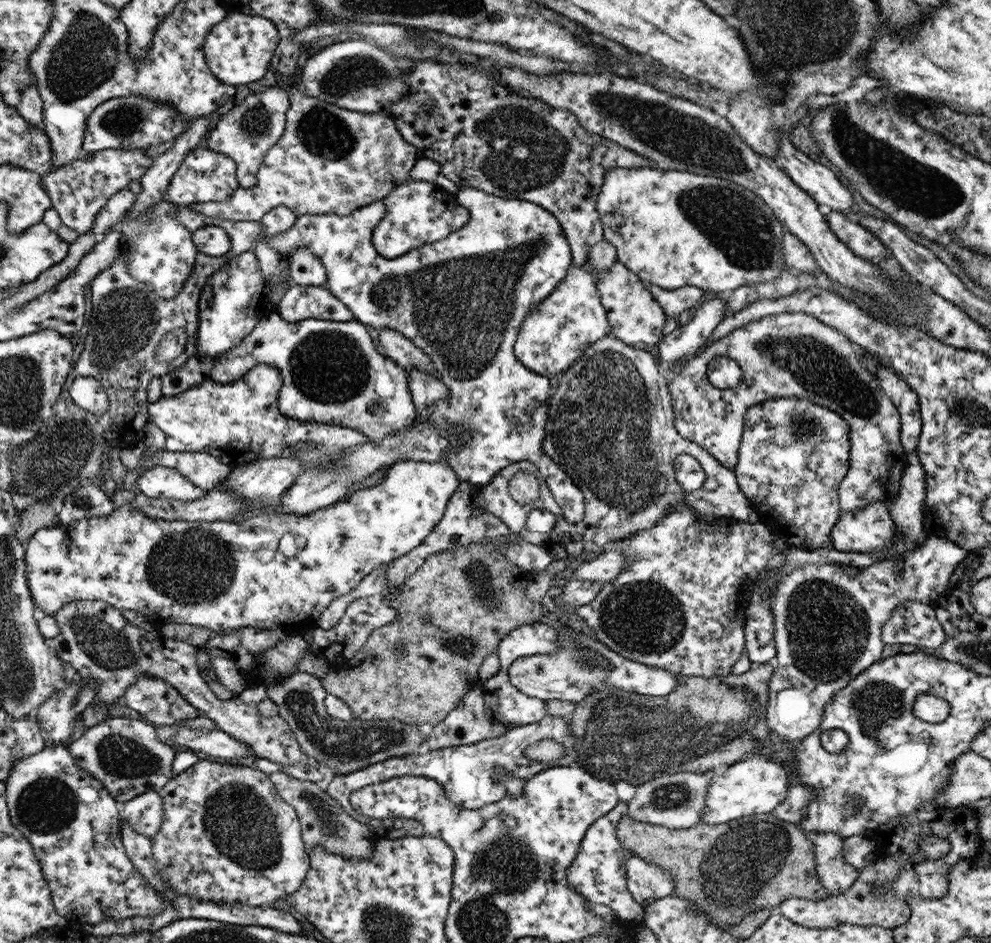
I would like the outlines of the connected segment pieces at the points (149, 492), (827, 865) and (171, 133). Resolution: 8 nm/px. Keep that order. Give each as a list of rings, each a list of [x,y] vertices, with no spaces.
[[[148,465],[140,472],[138,488],[141,494],[164,503],[178,500],[190,503],[208,494],[208,489],[196,486],[176,469],[158,465]]]
[[[818,832],[810,836],[815,846],[817,874],[824,889],[830,896],[840,895],[853,886],[858,879],[860,870],[847,864],[843,856],[843,840],[834,832]]]
[[[144,95],[113,98],[98,105],[88,117],[82,152],[88,154],[106,149],[148,149],[152,145],[172,142],[186,128],[186,119],[180,117],[179,111],[172,103],[160,103]]]

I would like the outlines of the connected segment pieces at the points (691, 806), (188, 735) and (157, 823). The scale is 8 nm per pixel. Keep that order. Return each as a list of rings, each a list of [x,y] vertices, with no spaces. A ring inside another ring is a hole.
[[[679,772],[659,776],[637,787],[634,797],[628,801],[627,815],[636,821],[659,824],[672,830],[692,828],[701,822],[708,785],[708,773]]]
[[[178,728],[174,741],[187,746],[193,752],[203,752],[213,757],[240,760],[240,758],[257,758],[250,745],[220,730],[214,732],[196,732],[190,728]]]
[[[147,792],[121,804],[120,814],[140,834],[148,838],[158,833],[165,816],[163,797],[156,792]]]

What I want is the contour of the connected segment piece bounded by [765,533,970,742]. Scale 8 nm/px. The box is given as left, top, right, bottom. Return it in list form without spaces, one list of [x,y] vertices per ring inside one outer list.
[[[928,533],[920,548],[902,556],[901,576],[895,574],[898,564],[890,560],[880,560],[864,568],[840,563],[806,563],[790,573],[784,573],[782,579],[772,585],[770,597],[777,654],[772,663],[774,674],[768,684],[769,703],[765,714],[768,730],[784,742],[803,739],[814,730],[819,730],[824,707],[832,701],[832,697],[857,674],[882,658],[885,646],[881,639],[882,627],[892,617],[894,609],[902,601],[931,604],[948,586],[956,566],[960,566],[968,554],[968,549]]]

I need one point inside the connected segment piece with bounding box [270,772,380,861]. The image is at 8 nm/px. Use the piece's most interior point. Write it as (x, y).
(326, 825)

